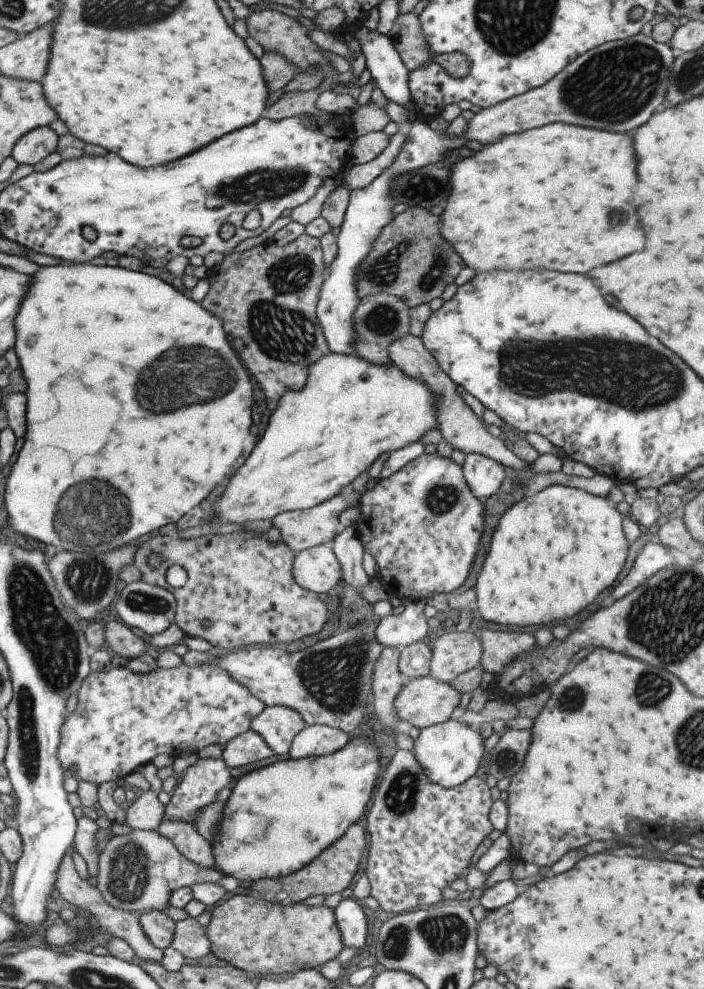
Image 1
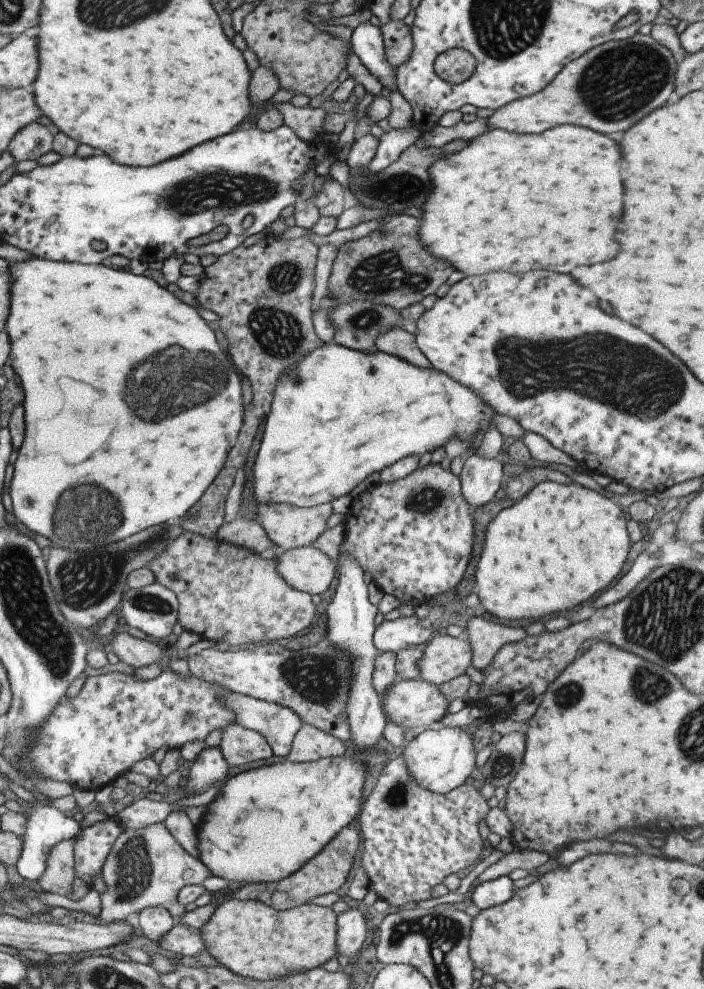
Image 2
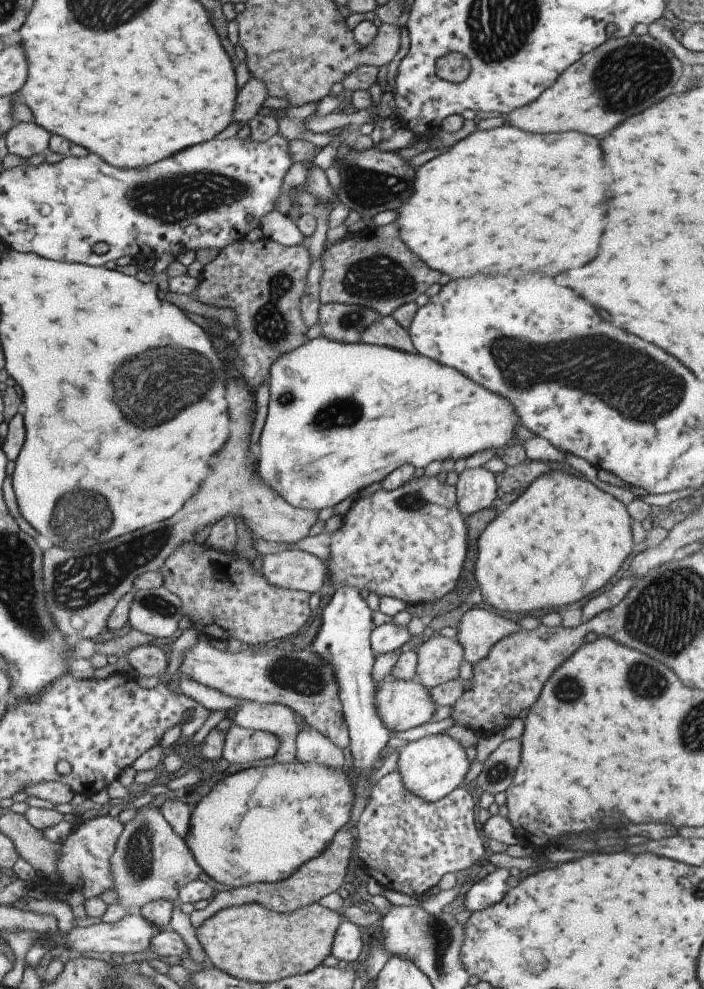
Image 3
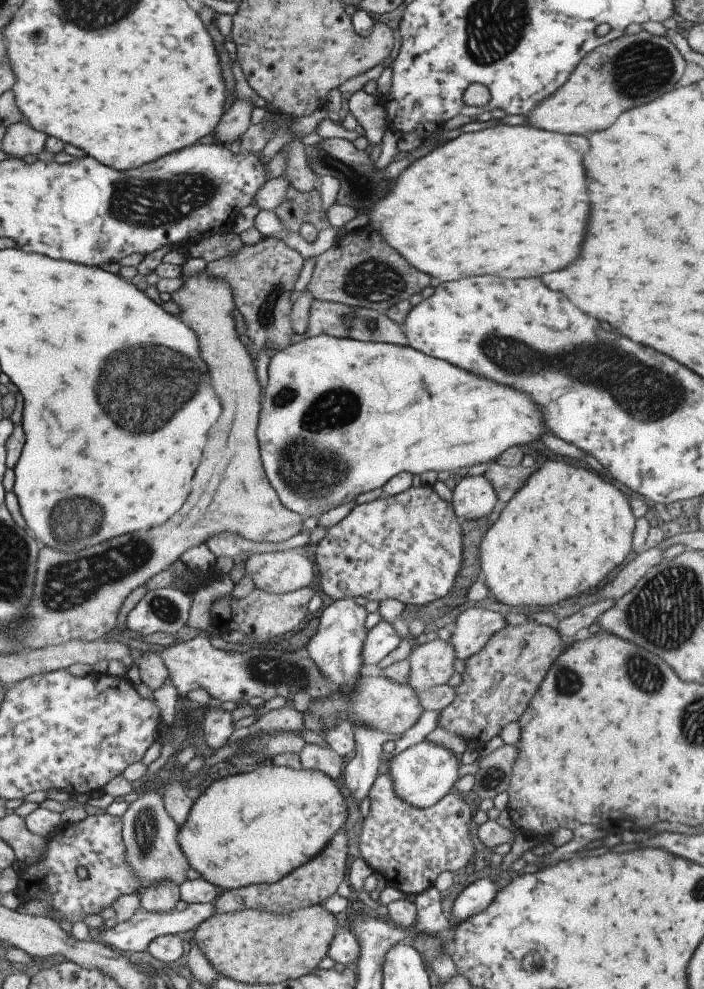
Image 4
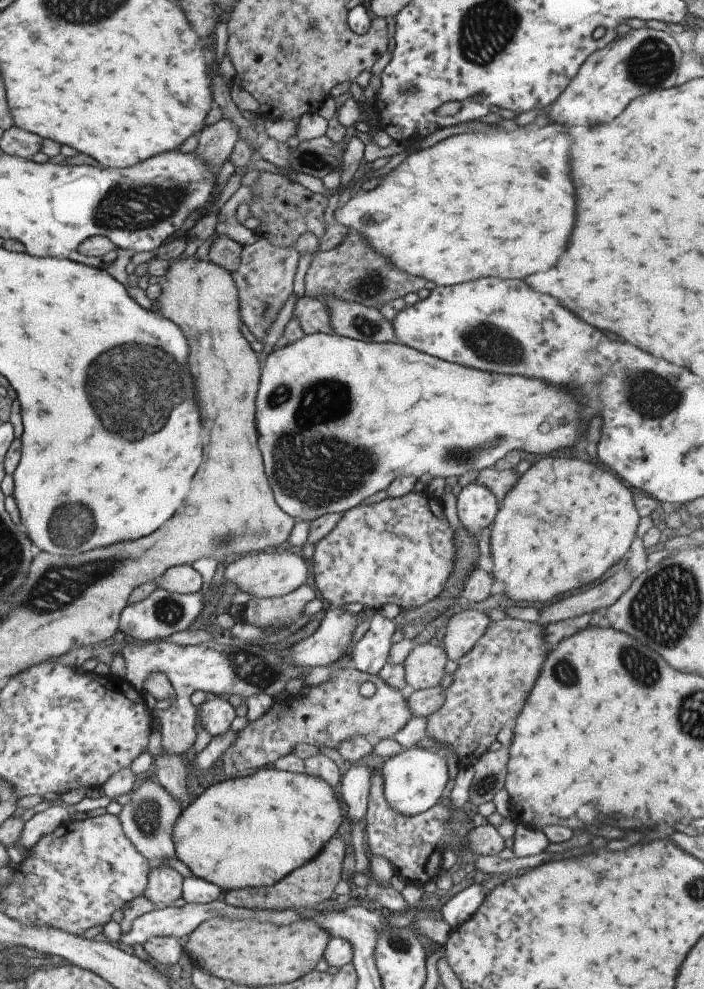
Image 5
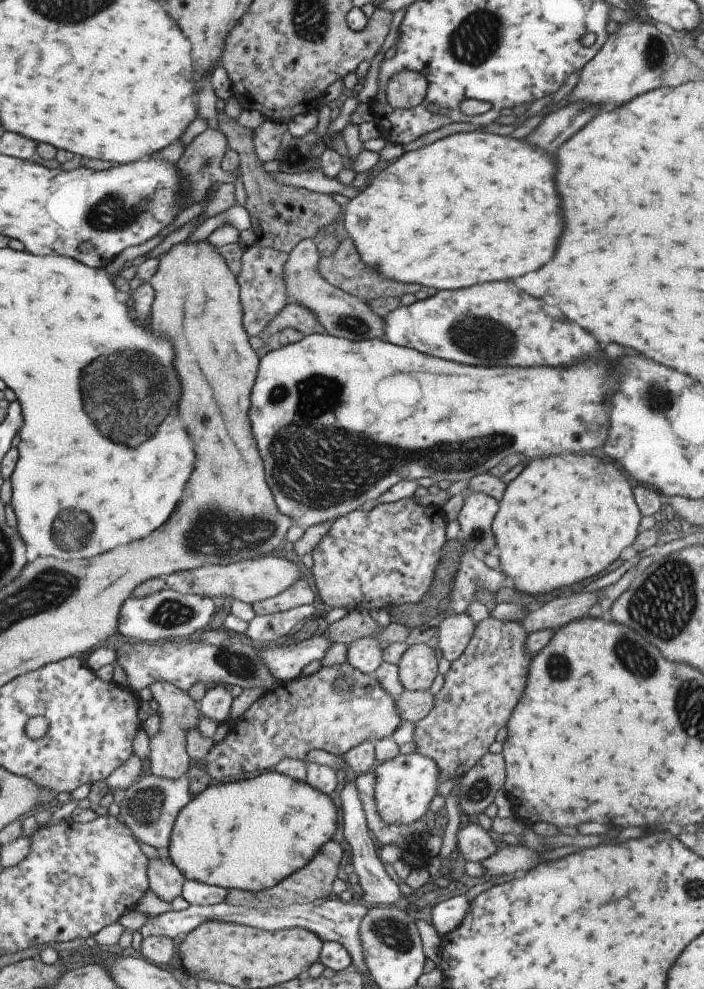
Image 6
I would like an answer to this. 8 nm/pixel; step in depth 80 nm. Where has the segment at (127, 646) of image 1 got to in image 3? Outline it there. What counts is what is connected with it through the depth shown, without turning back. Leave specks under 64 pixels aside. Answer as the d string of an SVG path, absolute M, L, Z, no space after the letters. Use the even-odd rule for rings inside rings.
M143 645L135 647L127 654L127 661L134 670L134 676L163 676L167 666L167 655L155 645Z

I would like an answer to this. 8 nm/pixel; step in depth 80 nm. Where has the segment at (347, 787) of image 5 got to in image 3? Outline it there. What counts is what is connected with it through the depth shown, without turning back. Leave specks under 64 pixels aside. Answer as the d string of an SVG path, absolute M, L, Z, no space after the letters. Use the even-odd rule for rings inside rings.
M351 587L335 590L321 612L321 624L310 646L312 654L332 668L337 687L337 696L342 706L342 715L348 728L348 744L354 775L365 778L379 760L381 750L392 735L381 722L373 704L376 684L371 672L374 654L370 649L369 635L373 628L371 610L359 596L359 591Z

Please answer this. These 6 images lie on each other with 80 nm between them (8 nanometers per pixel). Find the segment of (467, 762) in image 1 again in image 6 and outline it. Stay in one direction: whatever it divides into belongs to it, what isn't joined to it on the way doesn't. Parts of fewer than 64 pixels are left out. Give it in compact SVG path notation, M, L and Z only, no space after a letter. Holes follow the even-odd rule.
M417 753L398 754L381 762L374 770L373 804L379 818L389 825L410 825L427 812L427 806L439 784L438 770L433 760Z

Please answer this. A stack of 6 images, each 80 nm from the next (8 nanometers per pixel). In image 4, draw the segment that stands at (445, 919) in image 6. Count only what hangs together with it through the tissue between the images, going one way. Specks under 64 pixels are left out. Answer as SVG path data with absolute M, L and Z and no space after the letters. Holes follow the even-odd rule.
M477 879L470 883L453 900L450 917L460 922L481 912L496 896L496 890L489 879Z

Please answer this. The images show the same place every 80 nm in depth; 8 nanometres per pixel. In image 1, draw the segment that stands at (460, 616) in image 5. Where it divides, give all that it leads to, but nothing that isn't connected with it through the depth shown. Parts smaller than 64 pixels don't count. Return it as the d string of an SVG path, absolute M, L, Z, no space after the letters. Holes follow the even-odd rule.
M479 629L475 632L481 645L478 666L485 672L497 675L513 657L530 651L535 645L532 635L513 630L495 631Z

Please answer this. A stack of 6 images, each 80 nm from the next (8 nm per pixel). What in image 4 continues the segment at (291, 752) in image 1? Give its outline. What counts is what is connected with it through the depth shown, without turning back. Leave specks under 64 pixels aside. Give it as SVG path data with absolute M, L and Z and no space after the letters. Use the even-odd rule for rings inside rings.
M306 743L299 758L303 769L321 771L332 781L339 780L339 776L341 776L343 758L331 748L319 748L319 746Z

